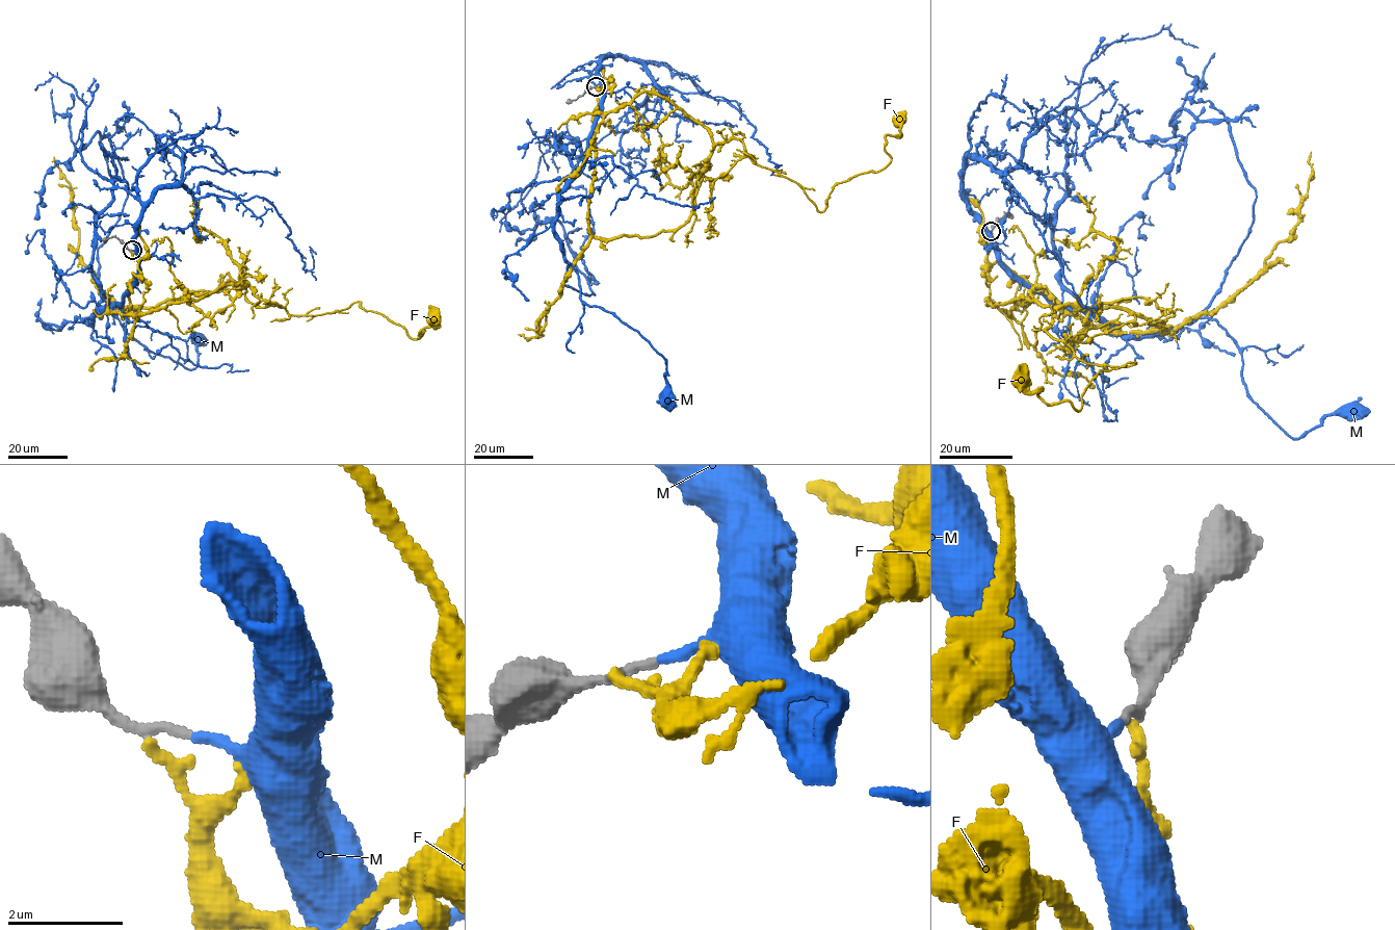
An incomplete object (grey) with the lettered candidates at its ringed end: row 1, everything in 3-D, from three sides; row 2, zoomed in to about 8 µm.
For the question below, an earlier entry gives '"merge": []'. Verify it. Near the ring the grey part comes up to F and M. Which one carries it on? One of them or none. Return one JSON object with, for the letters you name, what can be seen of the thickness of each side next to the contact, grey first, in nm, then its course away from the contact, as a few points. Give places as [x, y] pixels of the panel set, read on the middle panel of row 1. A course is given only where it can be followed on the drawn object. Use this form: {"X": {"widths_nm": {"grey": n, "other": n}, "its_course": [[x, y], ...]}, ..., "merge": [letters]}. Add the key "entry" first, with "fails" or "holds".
{"entry": "fails", "M": {"widths_nm": {"grey": 150, "other": 160}, "its_course": [[596, 86], [601, 108], [583, 166], [560, 194], [555, 237], [581, 300], [612, 312], [662, 357], [667, 397]]}, "merge": ["M"]}

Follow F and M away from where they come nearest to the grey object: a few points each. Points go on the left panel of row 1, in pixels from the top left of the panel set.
F: (129, 250), (139, 274), (123, 316), (232, 280), (290, 314), (360, 303), (417, 338), (435, 318)
M: (131, 250), (136, 280), (124, 300), (87, 320), (111, 295), (123, 328), (189, 369), (196, 365), (199, 338)

